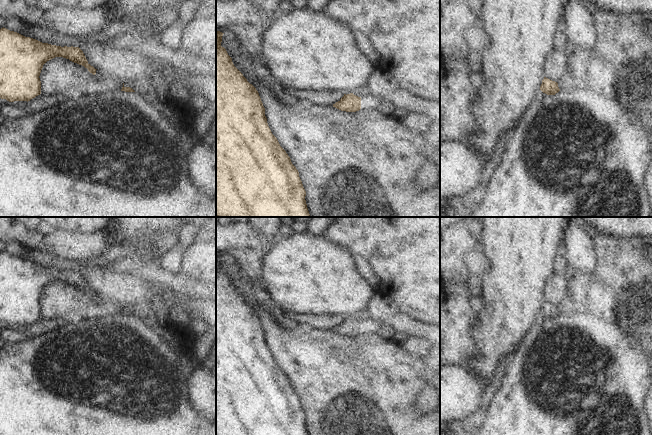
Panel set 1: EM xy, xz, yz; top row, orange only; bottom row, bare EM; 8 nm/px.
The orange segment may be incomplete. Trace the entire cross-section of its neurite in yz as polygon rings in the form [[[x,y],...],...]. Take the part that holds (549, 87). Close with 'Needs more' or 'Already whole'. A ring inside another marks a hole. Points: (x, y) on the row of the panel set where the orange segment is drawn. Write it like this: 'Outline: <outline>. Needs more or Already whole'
Outline: [[[544,77],[544,79],[542,80],[540,90],[547,95],[555,95],[560,91],[558,83],[546,77]]]. Already whole

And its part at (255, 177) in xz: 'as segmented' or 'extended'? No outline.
as segmented

